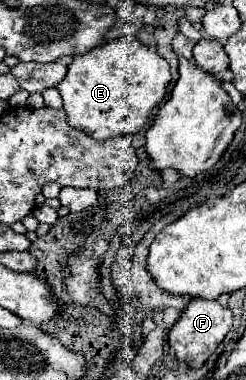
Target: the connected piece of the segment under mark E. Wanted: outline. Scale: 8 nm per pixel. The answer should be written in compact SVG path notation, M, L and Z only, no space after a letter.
M121 37L85 55L75 55L57 89L65 103L67 123L97 141L105 141L139 133L149 121L153 107L163 101L169 81L169 63L159 53L135 37Z

